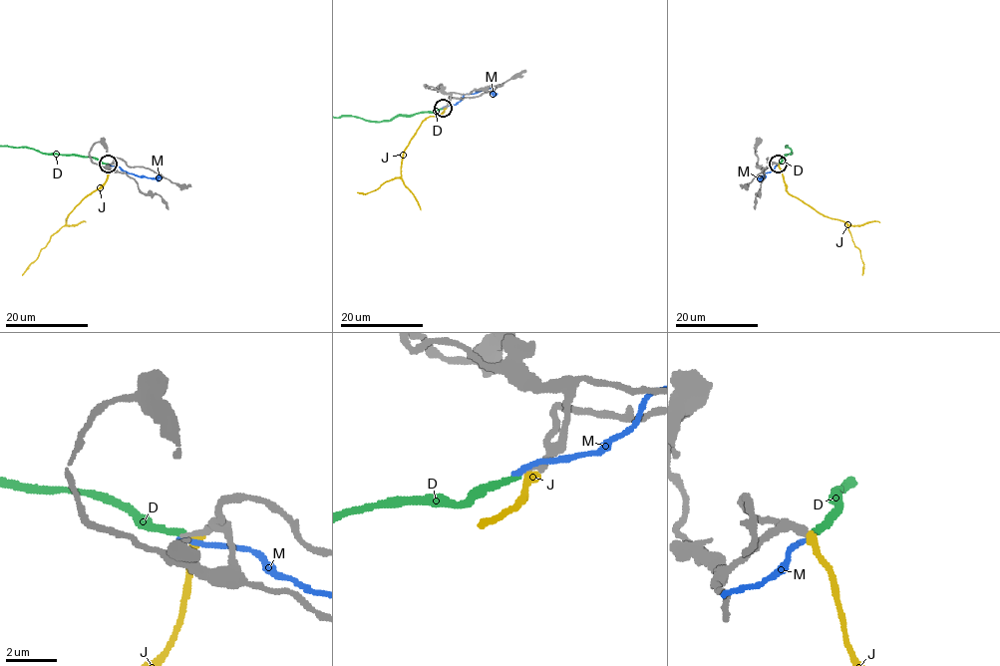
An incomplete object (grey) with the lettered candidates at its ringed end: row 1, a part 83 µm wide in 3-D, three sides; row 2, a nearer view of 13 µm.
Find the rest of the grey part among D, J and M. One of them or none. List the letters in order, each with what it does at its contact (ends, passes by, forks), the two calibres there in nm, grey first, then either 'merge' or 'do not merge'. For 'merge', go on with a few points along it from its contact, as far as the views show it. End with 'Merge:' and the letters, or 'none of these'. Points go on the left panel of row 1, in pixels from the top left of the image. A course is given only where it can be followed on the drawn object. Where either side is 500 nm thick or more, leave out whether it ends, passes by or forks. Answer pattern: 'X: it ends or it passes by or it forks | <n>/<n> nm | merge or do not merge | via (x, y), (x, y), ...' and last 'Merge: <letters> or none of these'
D: it ends | 240/240 nm | merge
J: it ends | 340/360 nm | do not merge
M: it ends | 240/240 nm | do not merge
Merge: D

